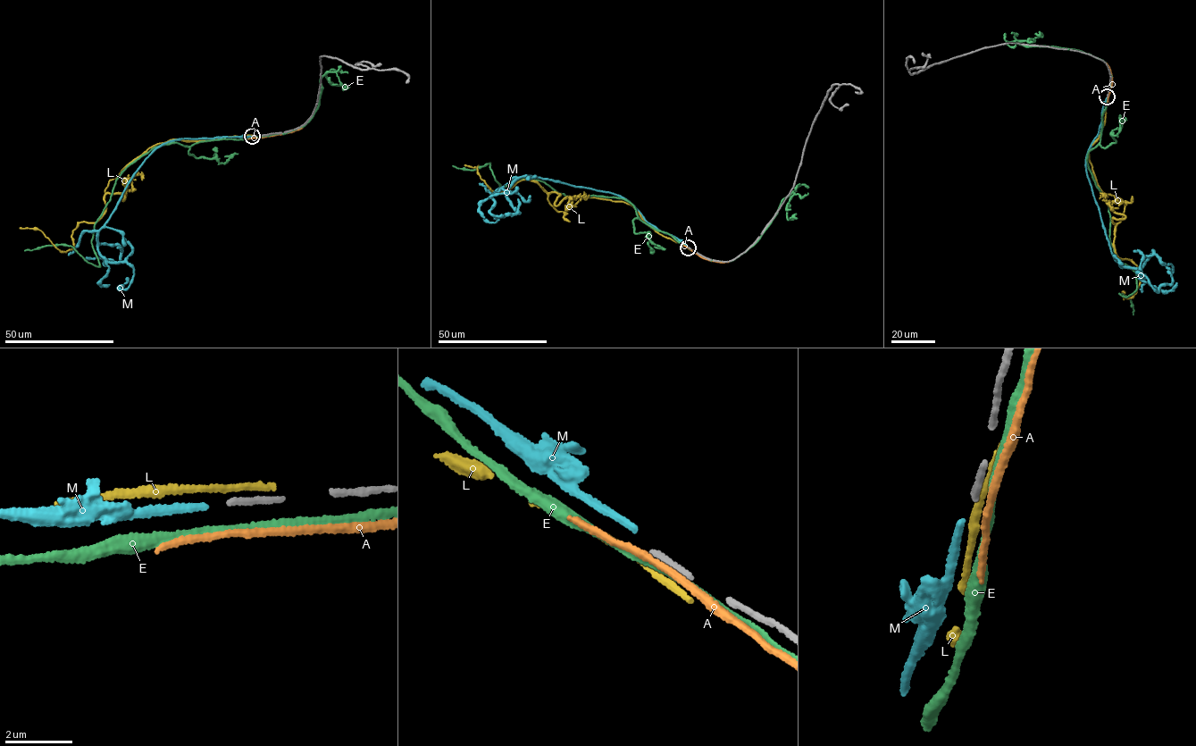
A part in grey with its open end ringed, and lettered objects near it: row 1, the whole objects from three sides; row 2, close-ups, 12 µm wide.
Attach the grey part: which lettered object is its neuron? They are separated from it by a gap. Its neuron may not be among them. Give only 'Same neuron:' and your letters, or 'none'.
Same neuron: none

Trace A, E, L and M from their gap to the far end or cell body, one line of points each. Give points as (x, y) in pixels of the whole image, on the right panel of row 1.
A: (1108, 97), (1111, 75), (1105, 62)
E: (1108, 96), (1099, 143), (1087, 158), (1108, 203), (1111, 245), (1136, 275), (1134, 292), (1119, 293), (1133, 314)
L: (1108, 96), (1089, 158), (1102, 191), (1124, 204), (1114, 245), (1141, 277), (1132, 297), (1122, 291), (1124, 299)
M: (1107, 97), (1085, 166), (1109, 246), (1118, 263), (1141, 278), (1139, 271), (1157, 291), (1172, 283), (1166, 272)

